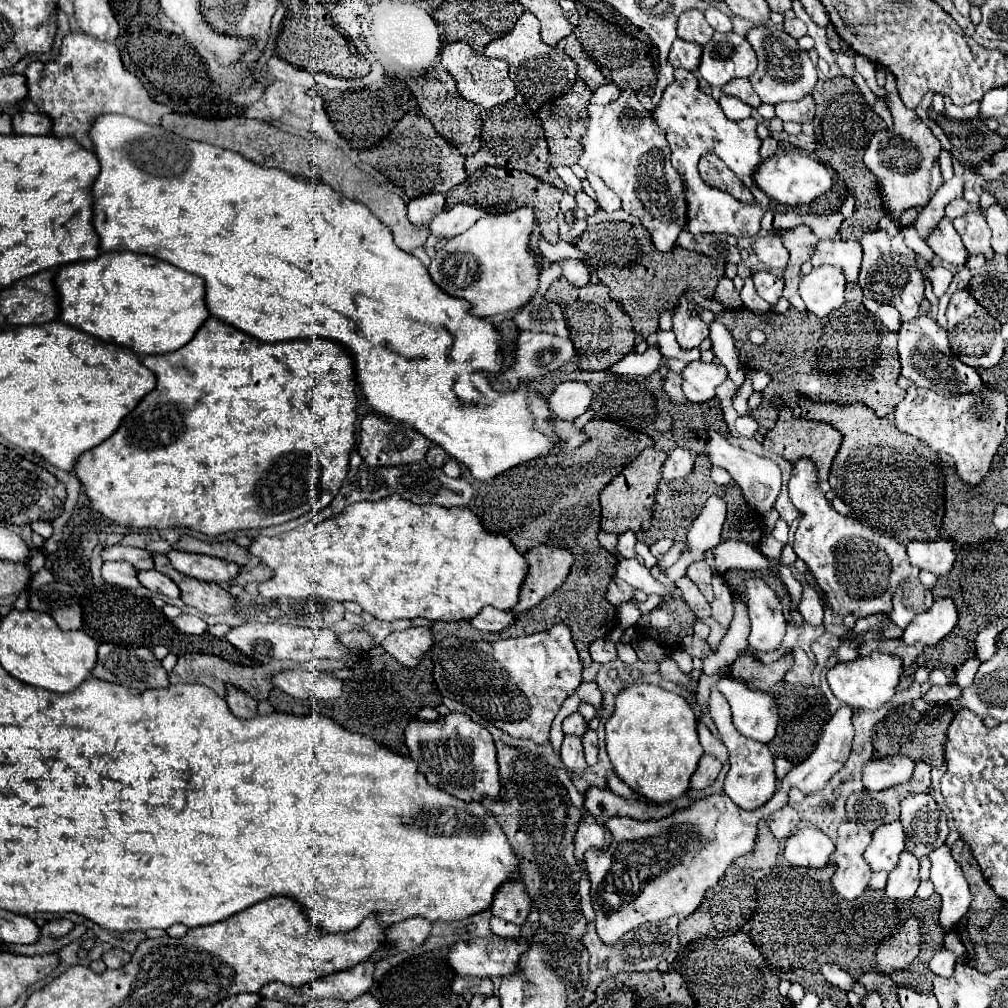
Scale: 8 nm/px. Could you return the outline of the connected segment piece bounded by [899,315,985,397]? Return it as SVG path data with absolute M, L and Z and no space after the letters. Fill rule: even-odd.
M927 315L907 321L899 331L899 355L901 355L901 375L913 381L917 387L933 389L939 395L951 397L969 391L981 391L985 387L983 379L969 365L963 365L949 349L947 331L937 325L937 321Z

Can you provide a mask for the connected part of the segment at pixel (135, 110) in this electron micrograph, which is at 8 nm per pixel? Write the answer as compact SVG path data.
M69 33L63 39L61 53L51 63L31 63L25 71L29 101L37 105L39 111L51 117L55 137L75 137L85 149L93 149L89 137L91 125L97 117L105 113L131 115L143 123L161 125L161 117L171 113L167 105L155 103L141 81L129 73L119 57L119 49L107 41L95 41L85 33Z

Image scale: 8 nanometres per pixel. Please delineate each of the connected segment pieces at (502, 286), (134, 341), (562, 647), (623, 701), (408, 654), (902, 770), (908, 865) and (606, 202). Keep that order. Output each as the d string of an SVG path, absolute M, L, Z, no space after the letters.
M529 205L511 213L481 217L437 251L429 275L445 293L467 299L473 305L471 313L477 317L521 309L539 289L539 267L529 249L533 227L535 211Z
M105 251L97 259L59 267L55 285L61 295L61 321L65 321L67 325L75 325L89 335L95 335L101 341L129 347L137 355L177 351L193 339L197 329L209 317L209 309L205 305L205 281L151 255L139 255L131 251Z
M565 623L553 625L547 631L515 637L515 639L501 639L501 641L469 641L469 639L443 639L437 641L431 649L433 655L433 677L439 693L443 697L455 699L459 703L469 705L477 711L483 719L489 719L495 727L503 729L511 737L533 739L537 743L549 741L549 727L561 709L561 703L581 685L581 661L577 649L571 639L571 629Z
M635 683L617 693L615 709L605 723L605 749L619 779L627 783L635 793L655 803L665 803L681 797L689 789L689 779L703 755L697 739L697 719L689 703L681 695L649 683Z
M409 627L405 631L393 631L381 643L381 647L405 667L415 667L419 659L431 649L431 627Z
M883 757L883 759L871 759L867 765L863 765L861 781L869 791L883 791L899 783L907 783L913 775L915 763L909 757Z
M909 851L901 853L897 867L889 873L887 895L889 899L911 899L919 887L919 861Z
M591 173L587 179L589 179L589 183L591 183L591 187L593 187L593 191L595 191L595 195L597 195L599 205L601 205L603 211L617 211L617 209L621 209L619 197L611 189L607 189L607 185L603 185L603 181L599 177L595 177Z

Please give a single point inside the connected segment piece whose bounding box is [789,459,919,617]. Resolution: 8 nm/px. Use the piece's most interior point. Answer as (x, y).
(858, 569)

